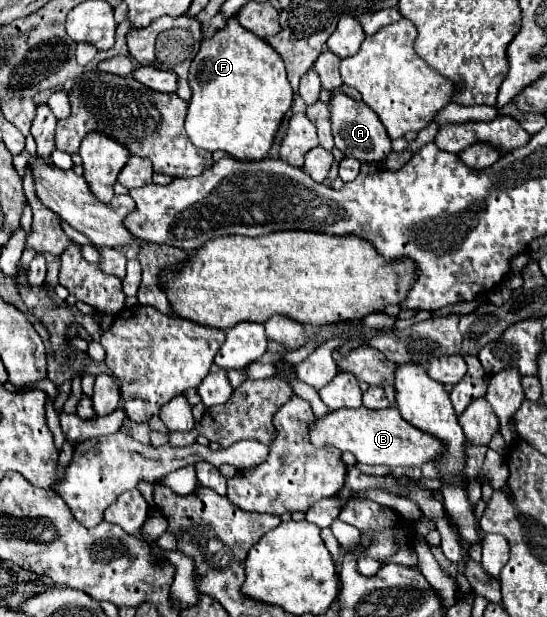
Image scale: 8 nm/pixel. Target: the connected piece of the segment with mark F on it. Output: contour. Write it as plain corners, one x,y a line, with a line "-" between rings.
235,17
215,37
203,39
189,69
193,97
185,129
189,139
207,151
225,151
237,161
261,161
267,157
275,133
291,109
293,89
289,87
281,55
263,39
245,31

